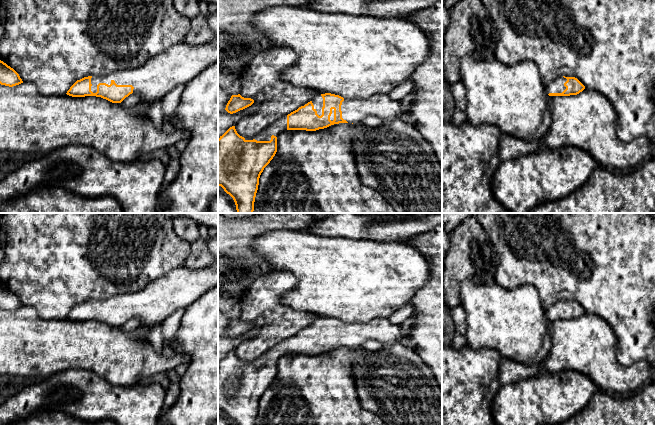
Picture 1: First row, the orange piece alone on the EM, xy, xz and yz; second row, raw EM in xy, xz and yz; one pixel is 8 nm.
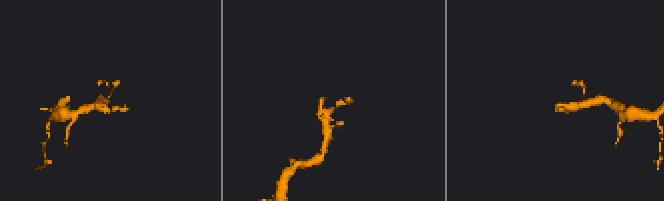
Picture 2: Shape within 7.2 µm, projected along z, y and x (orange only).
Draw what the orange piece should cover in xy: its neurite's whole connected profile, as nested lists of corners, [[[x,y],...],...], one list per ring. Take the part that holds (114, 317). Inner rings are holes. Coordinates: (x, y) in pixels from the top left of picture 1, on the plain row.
[[[218,265],[199,269],[181,266],[152,281],[144,289],[133,293],[120,294],[104,300],[88,300],[77,304],[67,315],[72,321],[96,320],[112,327],[121,327],[132,317],[141,319],[139,331],[146,331],[153,325],[162,323],[180,308],[187,308],[218,284]]]

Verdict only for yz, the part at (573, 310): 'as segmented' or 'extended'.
extended

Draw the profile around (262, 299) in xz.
[[[272,271],[257,279],[241,296],[240,319],[252,322],[264,319],[257,336],[245,339],[235,350],[244,362],[255,362],[280,341],[290,338],[312,325],[318,315],[296,311],[282,303],[282,297],[293,290],[296,277],[290,272]]]

